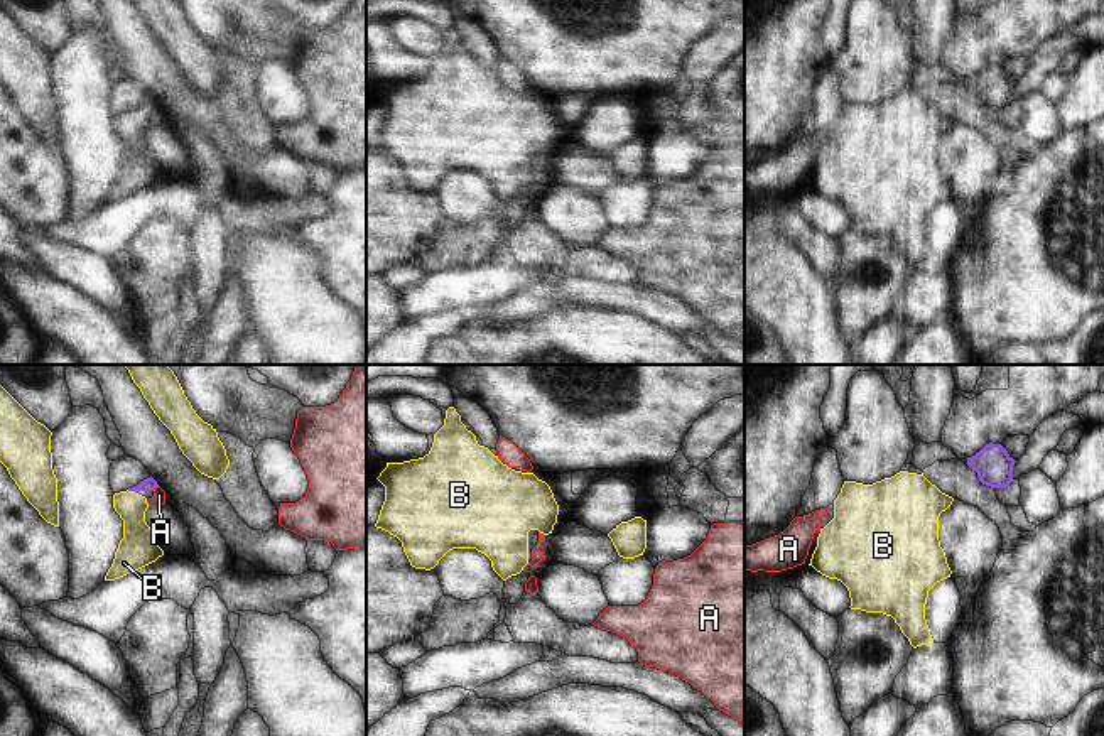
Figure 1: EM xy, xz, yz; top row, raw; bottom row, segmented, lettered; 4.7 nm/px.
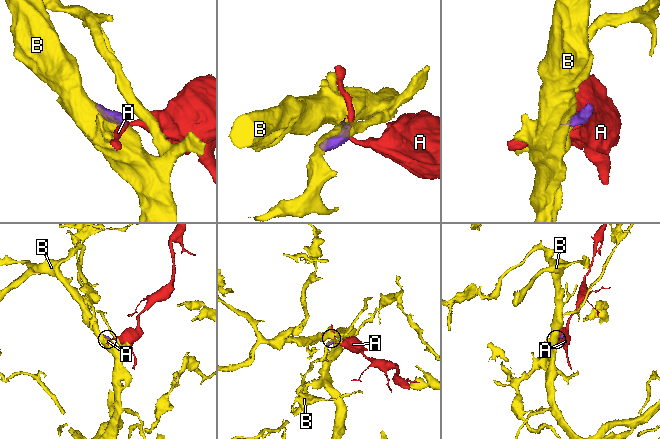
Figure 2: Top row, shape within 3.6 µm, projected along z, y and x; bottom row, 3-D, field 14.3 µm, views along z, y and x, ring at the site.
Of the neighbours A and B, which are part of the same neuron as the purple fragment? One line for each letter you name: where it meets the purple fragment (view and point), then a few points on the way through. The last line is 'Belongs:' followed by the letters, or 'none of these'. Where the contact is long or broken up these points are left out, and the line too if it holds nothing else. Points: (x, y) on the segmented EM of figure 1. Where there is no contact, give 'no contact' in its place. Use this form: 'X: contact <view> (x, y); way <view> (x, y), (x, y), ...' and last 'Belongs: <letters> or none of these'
B: contact xy (132, 490); way xy (147, 485), (132, 490), (137, 542)
Belongs: B

